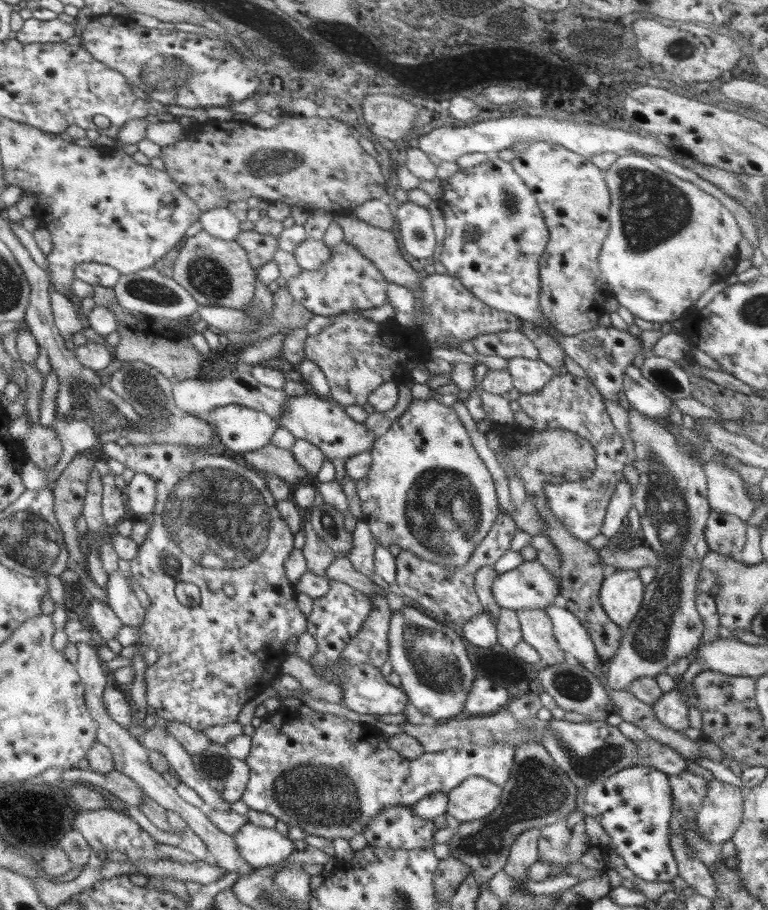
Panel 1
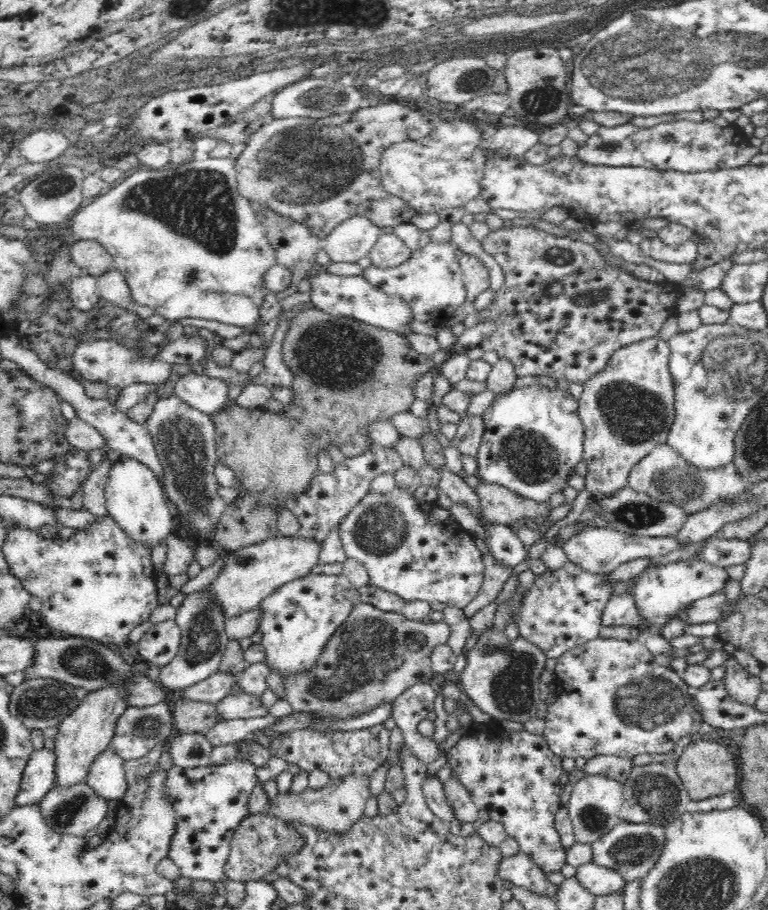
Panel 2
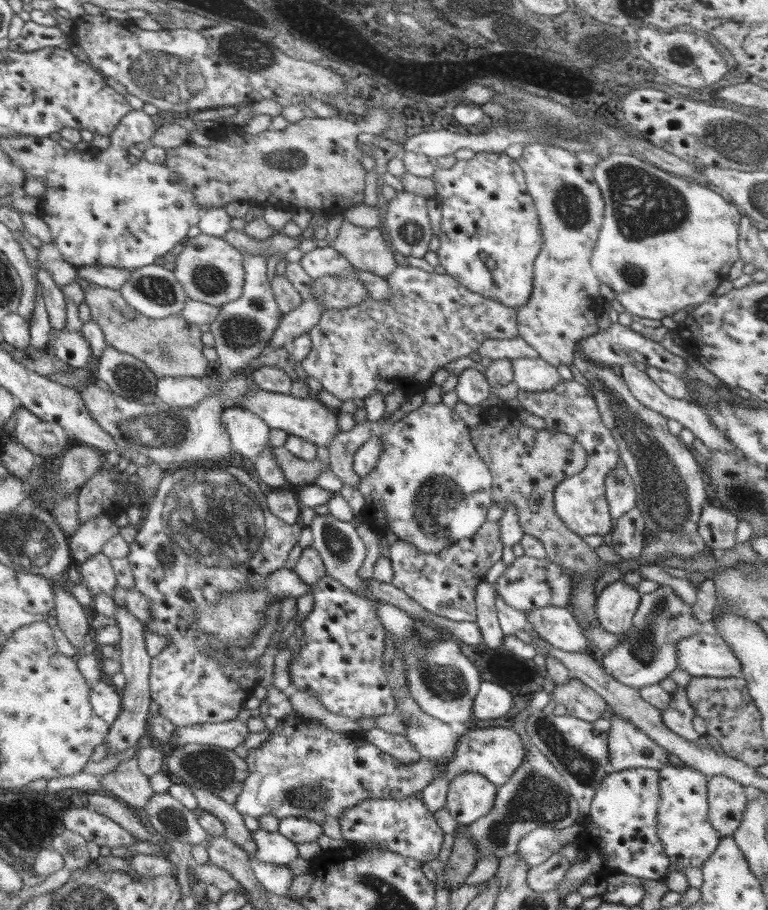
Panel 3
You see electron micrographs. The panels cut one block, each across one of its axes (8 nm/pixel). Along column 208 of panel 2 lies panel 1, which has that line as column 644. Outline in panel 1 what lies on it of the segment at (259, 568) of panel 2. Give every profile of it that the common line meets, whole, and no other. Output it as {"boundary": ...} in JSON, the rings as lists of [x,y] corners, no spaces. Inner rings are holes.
{"boundary":[[[638,570],[608,571],[603,578],[599,601],[613,623],[621,629],[628,628],[640,610],[645,586],[638,576]]]}

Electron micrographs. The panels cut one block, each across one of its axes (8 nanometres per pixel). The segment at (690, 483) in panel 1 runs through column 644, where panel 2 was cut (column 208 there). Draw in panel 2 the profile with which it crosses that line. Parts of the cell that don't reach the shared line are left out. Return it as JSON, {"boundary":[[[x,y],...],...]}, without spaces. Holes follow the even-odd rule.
{"boundary":[[[177,394],[158,398],[150,418],[144,424],[155,444],[163,468],[161,483],[167,500],[176,516],[182,515],[192,523],[194,538],[200,543],[215,545],[214,530],[228,504],[218,494],[216,470],[217,446],[215,424],[211,415],[196,410]],[[202,589],[184,597],[182,604],[177,608],[175,621],[181,628],[182,635],[179,651],[170,664],[155,670],[154,675],[162,687],[184,690],[219,670],[229,640],[225,633],[227,618],[222,605],[218,605],[212,599],[212,595],[208,595],[208,589]]]}

